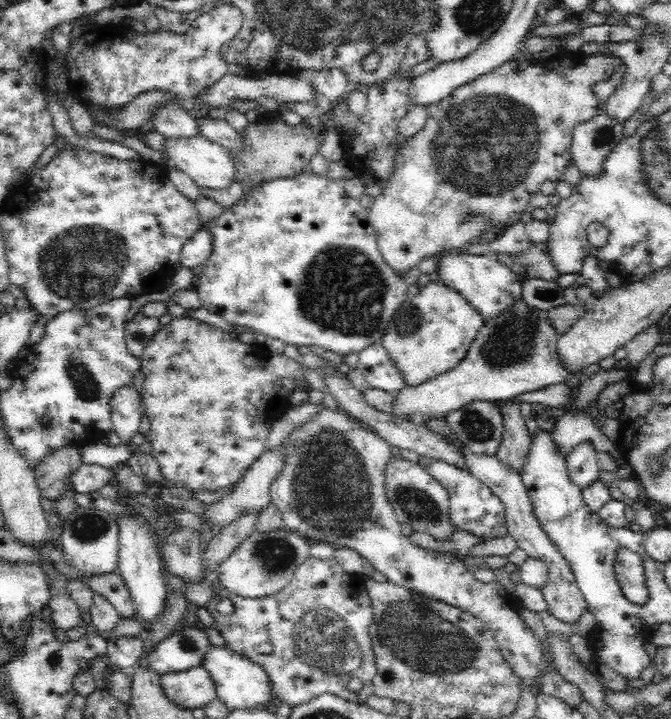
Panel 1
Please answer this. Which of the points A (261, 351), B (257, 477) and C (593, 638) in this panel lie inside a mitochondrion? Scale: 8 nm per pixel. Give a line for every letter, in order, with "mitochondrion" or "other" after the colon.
A: other
B: other
C: other

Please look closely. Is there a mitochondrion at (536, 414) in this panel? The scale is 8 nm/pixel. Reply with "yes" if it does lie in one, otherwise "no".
no

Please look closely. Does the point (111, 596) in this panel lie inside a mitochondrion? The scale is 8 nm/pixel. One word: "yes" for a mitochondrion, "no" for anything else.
no

